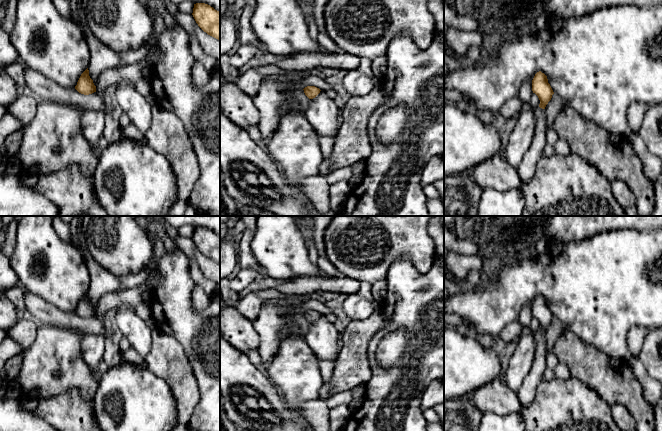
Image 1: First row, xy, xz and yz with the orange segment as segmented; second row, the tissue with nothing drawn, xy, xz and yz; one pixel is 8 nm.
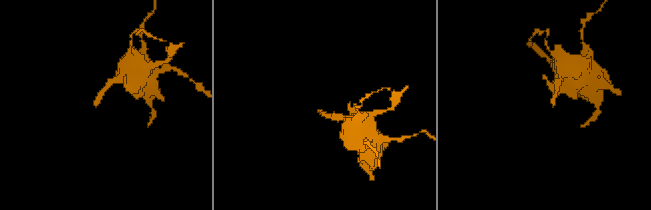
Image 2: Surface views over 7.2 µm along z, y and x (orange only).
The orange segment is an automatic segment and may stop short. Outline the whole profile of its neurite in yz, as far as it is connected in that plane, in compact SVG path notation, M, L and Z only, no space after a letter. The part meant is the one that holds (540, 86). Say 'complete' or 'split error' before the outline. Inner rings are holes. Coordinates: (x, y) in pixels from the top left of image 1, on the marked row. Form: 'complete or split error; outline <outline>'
split error; outline M541 71L537 72L532 80L532 91L538 96L540 104L534 109L537 122L533 140L517 168L517 173L523 183L528 183L533 177L537 163L543 156L547 144L546 132L548 129L545 107L554 94L547 76Z

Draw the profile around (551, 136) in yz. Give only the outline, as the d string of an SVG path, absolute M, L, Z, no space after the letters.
M548 127L547 132L546 132L546 140L547 144L554 146L554 144L557 142L559 139L556 131L554 130L553 127Z

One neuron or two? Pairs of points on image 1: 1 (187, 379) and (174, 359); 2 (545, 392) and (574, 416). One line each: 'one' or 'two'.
1: one
2: one

